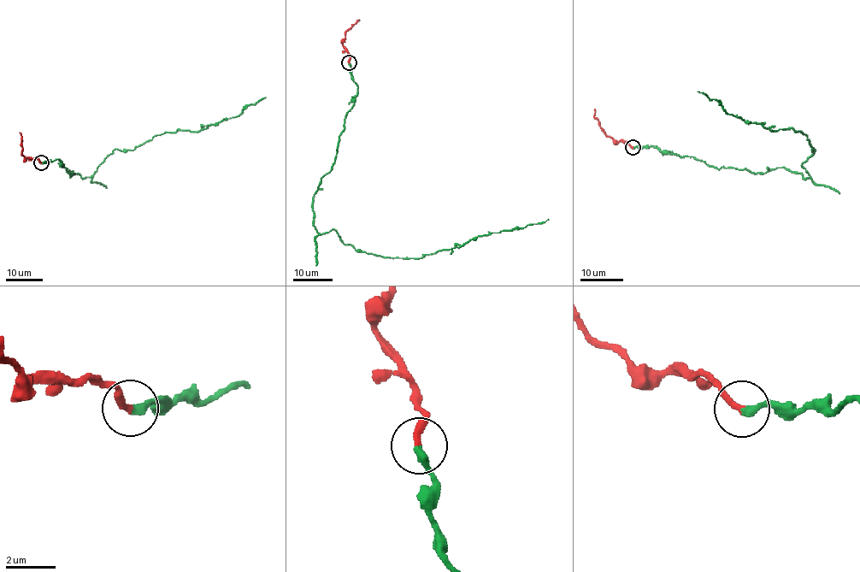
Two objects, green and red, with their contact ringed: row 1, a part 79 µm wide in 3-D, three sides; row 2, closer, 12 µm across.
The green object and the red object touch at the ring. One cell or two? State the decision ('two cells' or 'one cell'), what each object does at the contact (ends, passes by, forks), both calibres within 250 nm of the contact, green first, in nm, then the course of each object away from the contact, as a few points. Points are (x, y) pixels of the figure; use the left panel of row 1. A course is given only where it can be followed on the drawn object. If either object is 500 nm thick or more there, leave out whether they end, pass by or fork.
one cell | green ends | red ends | 320/240 nm | green via (41, 162), (60, 160), (70, 177), (90, 177), (116, 149), (200, 132), (265, 97) | red via (41, 162), (36, 158), (24, 159), (19, 132)

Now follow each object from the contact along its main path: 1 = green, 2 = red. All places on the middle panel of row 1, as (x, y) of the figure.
1: (349, 62), (357, 92), (332, 168), (313, 198), (318, 232), (334, 230), (368, 253), (418, 258), (548, 219)
2: (349, 62), (343, 39), (358, 20)

